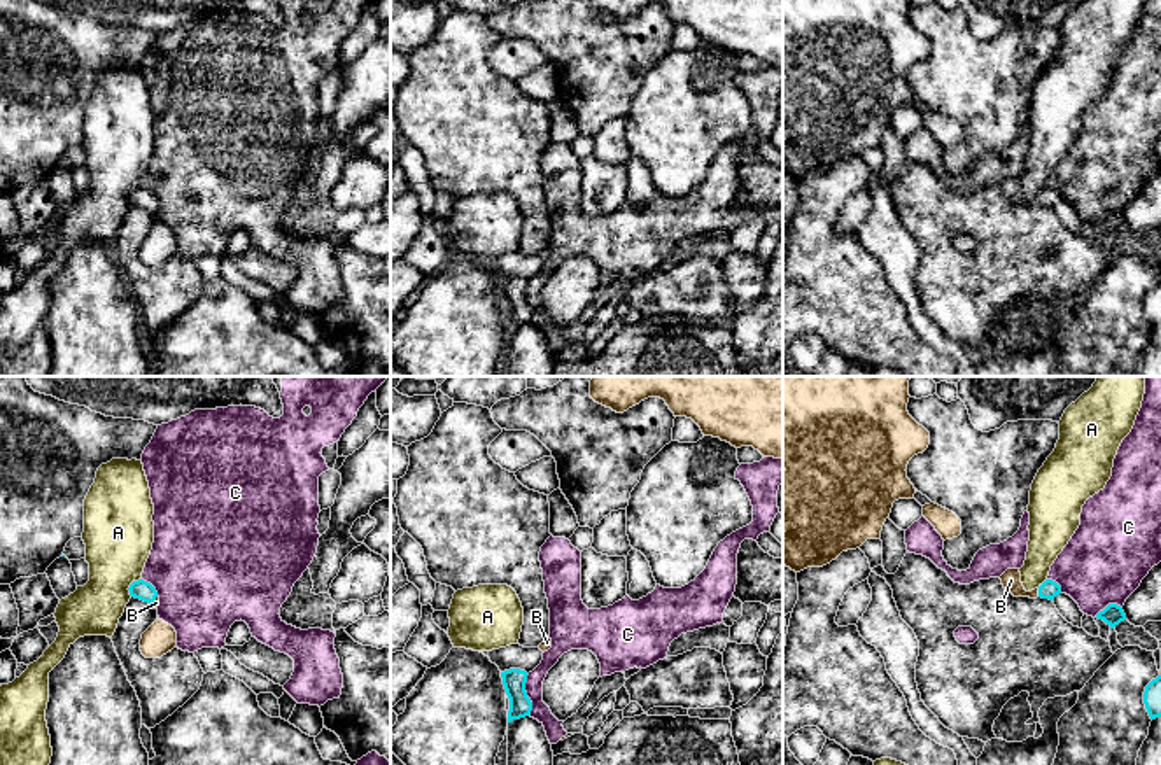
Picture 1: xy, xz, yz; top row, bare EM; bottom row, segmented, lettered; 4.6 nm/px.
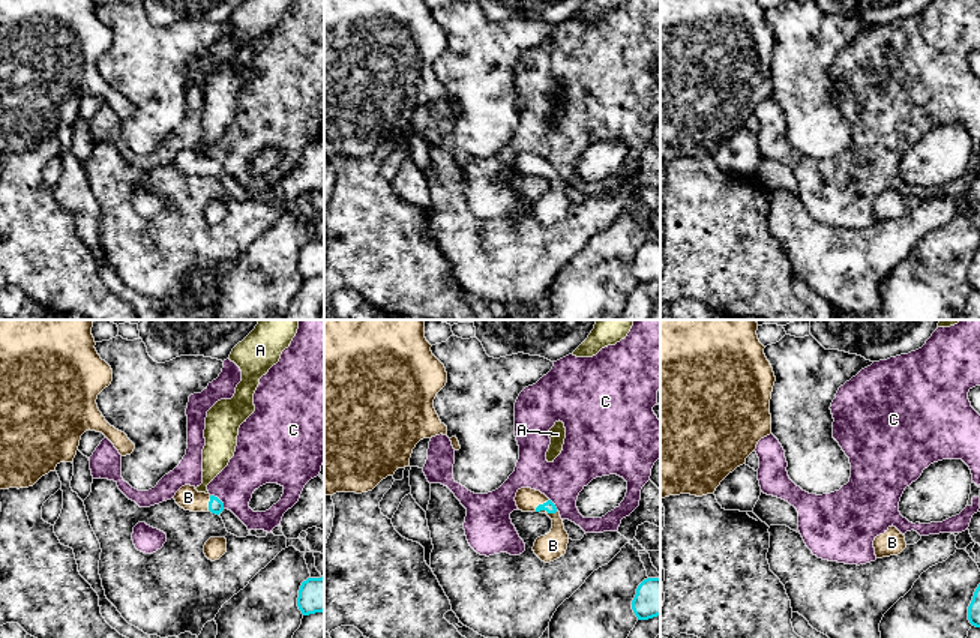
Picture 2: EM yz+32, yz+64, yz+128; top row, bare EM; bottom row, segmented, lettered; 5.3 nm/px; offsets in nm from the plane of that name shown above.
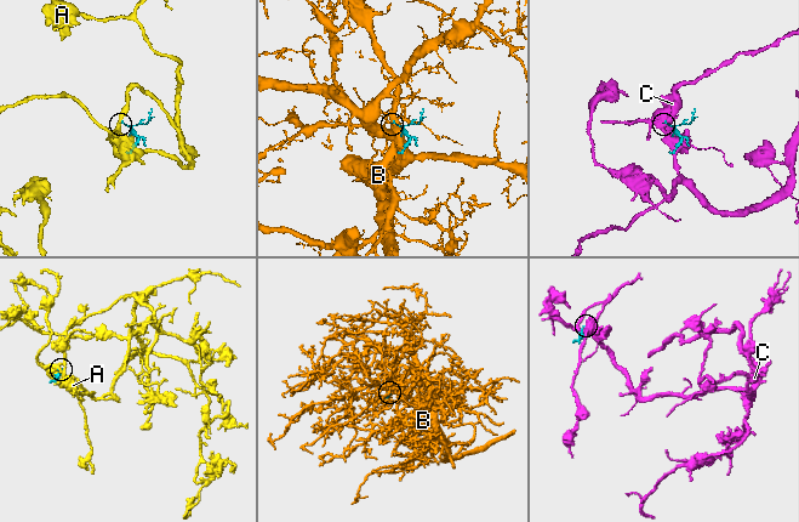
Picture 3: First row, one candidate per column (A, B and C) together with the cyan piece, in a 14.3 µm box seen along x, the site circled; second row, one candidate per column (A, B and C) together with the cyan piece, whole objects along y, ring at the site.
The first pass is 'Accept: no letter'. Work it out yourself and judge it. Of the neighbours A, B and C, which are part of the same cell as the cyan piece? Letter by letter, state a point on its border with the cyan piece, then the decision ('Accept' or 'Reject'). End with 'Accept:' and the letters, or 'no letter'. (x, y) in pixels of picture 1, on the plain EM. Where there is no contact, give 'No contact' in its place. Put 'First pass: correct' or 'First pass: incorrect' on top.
First pass: incorrect
A: Touches cyan at xy (130, 193). Reject
B: Touches cyan at yz (1039, 200). Accept
C: Touches cyan at xz (526, 303). Reject
Accept: B

